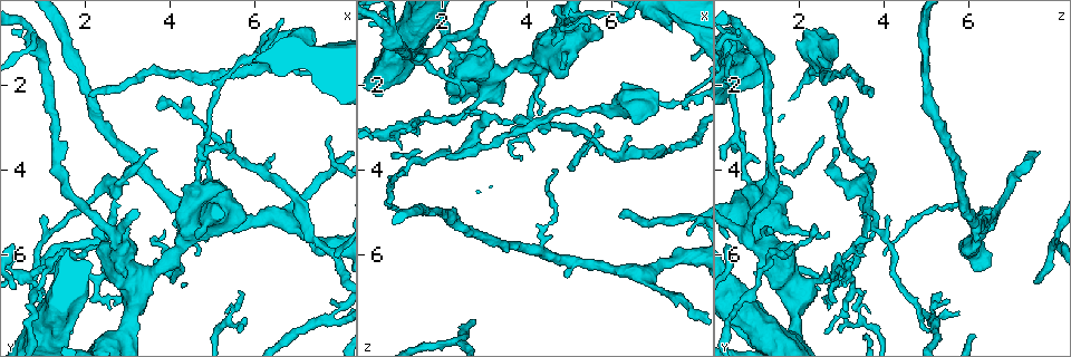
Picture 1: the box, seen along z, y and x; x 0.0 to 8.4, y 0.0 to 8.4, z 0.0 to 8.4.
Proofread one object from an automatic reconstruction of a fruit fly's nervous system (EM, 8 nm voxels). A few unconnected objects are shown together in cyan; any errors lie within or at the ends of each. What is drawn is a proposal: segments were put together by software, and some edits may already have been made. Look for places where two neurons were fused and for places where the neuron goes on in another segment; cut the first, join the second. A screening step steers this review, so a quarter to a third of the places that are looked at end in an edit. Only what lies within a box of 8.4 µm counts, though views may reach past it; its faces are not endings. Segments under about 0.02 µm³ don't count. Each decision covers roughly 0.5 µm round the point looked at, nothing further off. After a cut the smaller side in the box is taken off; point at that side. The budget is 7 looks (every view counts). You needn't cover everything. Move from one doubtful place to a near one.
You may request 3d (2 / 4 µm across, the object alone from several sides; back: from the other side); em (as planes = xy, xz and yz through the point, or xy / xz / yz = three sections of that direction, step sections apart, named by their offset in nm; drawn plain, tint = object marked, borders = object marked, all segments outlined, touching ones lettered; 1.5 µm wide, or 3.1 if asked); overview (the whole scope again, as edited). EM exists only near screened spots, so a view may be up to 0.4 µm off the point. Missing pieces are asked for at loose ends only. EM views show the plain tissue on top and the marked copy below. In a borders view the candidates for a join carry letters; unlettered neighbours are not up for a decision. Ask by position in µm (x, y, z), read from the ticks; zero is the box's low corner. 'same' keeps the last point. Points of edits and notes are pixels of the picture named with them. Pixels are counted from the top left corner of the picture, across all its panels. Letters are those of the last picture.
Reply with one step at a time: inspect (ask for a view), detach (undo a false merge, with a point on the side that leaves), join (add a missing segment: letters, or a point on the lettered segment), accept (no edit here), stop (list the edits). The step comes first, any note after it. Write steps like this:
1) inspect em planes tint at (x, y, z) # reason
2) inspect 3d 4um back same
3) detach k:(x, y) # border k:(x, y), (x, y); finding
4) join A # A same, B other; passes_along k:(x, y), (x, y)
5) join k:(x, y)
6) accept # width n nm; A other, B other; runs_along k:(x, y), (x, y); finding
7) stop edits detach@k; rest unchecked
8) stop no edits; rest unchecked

inspect 3d 4um at (4.65, 3.95, 0.75) # sudden change in width

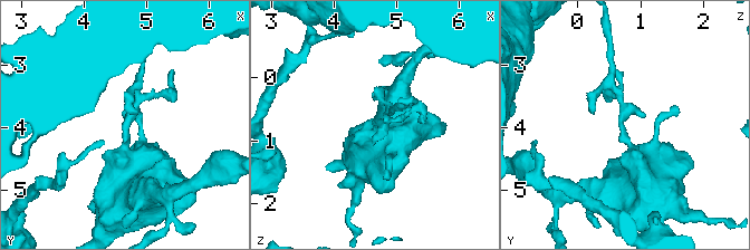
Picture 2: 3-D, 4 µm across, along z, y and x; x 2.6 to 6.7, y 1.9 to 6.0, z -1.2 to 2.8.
inspect em planes borders at (4.70, 4.00, 0.70)

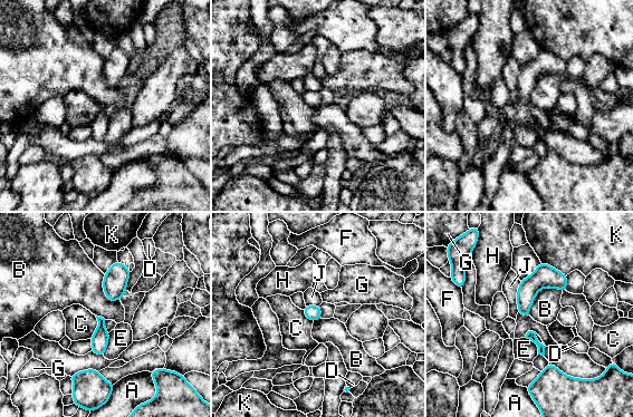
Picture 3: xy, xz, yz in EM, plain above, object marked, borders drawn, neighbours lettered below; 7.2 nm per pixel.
accept # A other, B other, C other, D other, E other, F other, G other, H other, J other, K other; border 3:(520, 281), (517, 288), (517, 311); all the same neuron

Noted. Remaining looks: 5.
inspect 3d 2um at (2.35, 5.85, 1.90) # sudden change in width

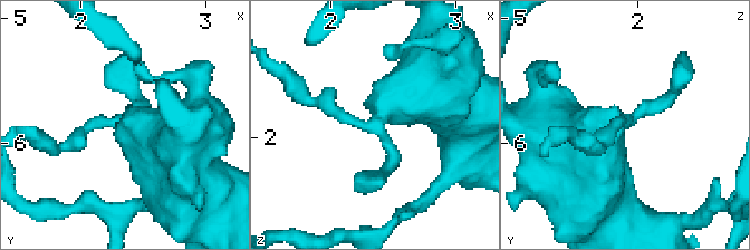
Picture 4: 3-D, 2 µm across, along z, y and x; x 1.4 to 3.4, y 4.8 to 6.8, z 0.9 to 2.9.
inspect em planes borders at (2.34, 5.82, 1.86) # now the EM

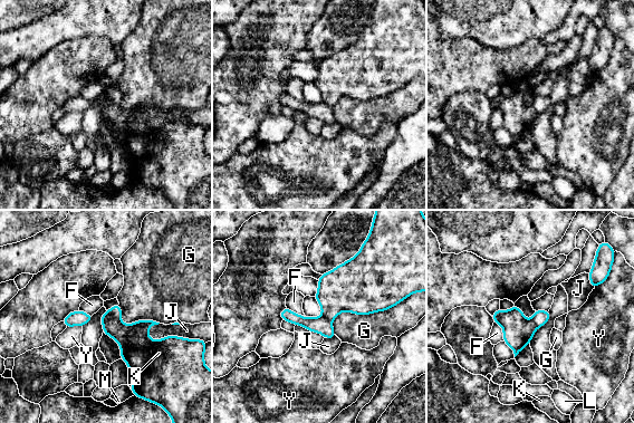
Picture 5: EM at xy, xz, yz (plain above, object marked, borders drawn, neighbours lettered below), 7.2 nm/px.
detach 5:(106, 316) # F other, G other, J other, K other, L other, M other, Y other; part_leaving 5:(284, 311), (332, 335); a second neuron is stuck on

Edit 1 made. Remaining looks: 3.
inspect 3d 4um at (2.10, 2.30, 3.75) # an open end

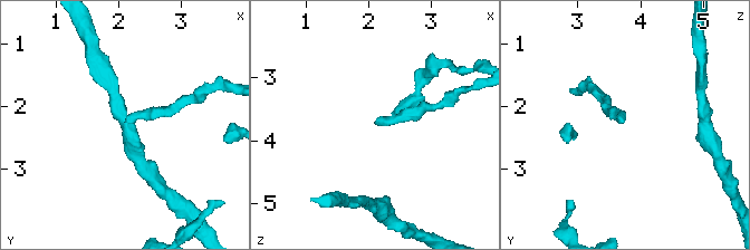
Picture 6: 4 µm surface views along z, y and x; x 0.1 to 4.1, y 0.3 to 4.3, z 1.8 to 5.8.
inspect em planes borders at (2.05, 2.20, 3.75) # shape alone is not enough

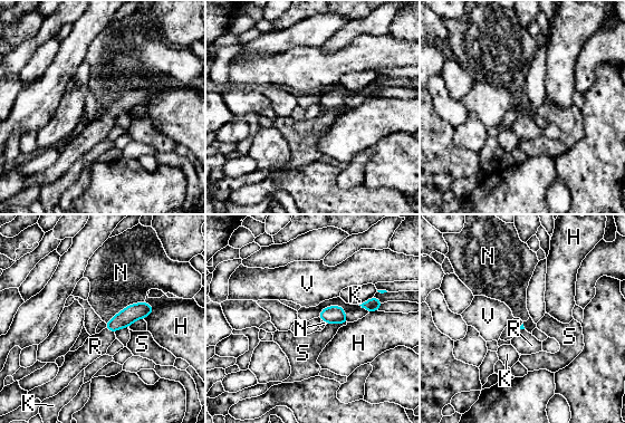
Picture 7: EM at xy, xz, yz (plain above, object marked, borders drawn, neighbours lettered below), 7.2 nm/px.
join R # H other, K other, N other, R same, S other, V other; passes_along 7:(128, 315), (109, 329), (95, 346); it goes on there

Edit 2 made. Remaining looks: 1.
stop edits detach@5, join@7; rest unchecked

